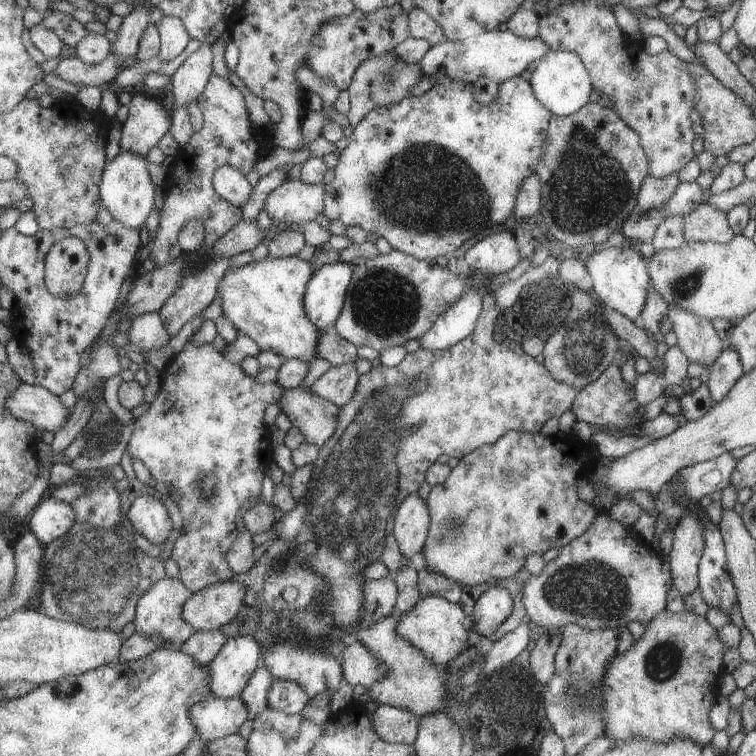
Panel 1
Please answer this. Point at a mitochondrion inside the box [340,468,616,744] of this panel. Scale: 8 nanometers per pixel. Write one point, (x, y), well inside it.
(583, 674)

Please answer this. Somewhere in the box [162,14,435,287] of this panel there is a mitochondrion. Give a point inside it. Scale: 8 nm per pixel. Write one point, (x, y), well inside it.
(387, 80)

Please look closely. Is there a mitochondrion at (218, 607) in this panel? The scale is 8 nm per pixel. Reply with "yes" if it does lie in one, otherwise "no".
no

